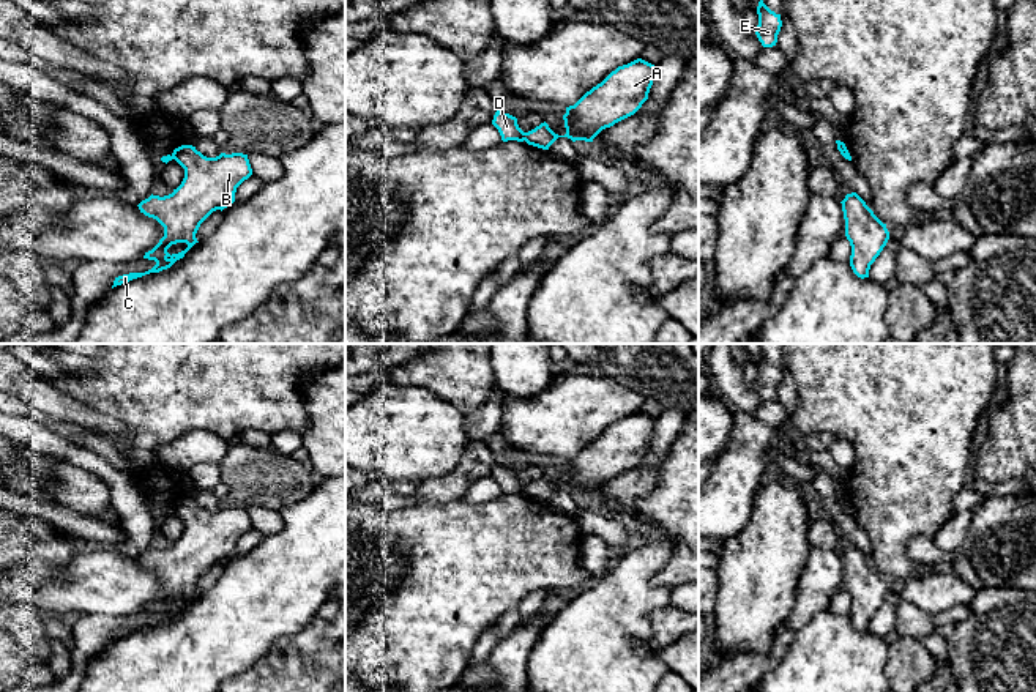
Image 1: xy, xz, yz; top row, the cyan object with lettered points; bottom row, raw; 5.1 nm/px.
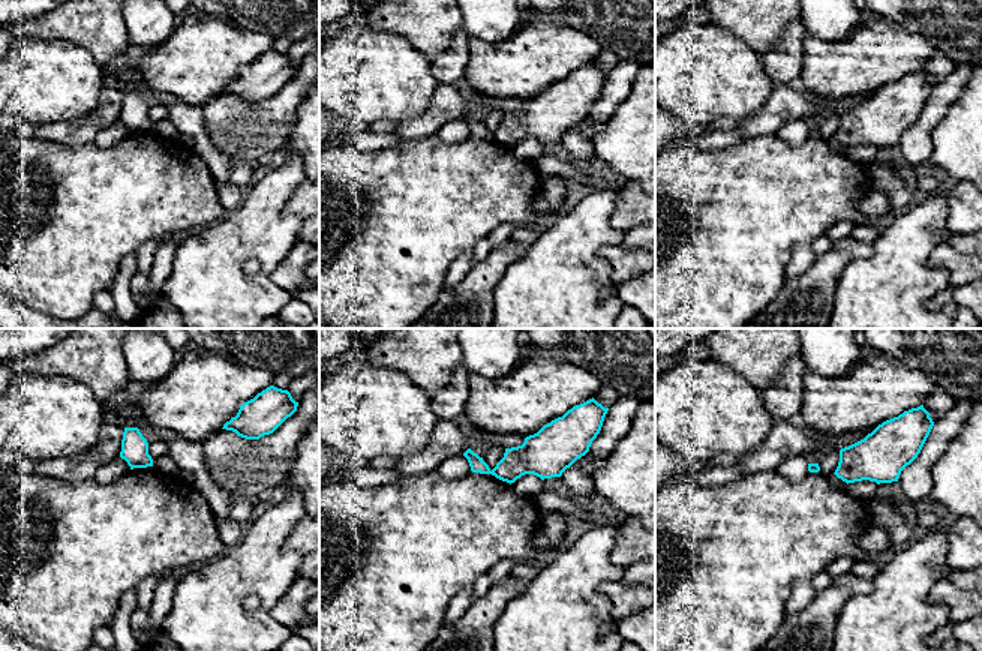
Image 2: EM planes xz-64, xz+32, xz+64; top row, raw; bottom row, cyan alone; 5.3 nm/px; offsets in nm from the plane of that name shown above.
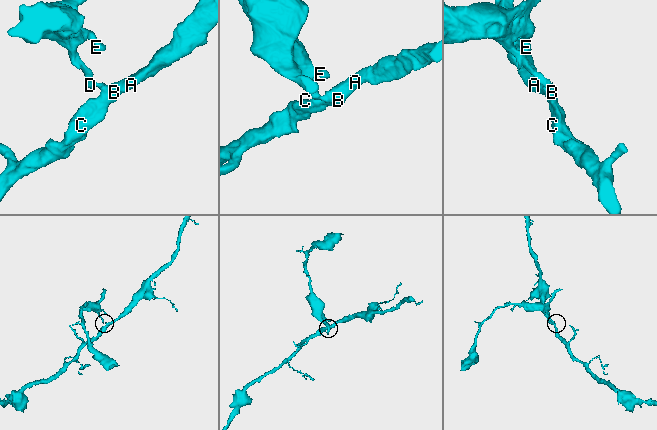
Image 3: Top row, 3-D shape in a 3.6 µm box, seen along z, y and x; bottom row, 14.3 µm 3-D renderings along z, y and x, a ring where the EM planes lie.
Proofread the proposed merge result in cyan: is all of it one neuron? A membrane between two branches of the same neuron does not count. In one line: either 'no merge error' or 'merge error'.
merge error

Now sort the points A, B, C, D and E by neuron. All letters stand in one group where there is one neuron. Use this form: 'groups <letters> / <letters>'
groups A B C / D E

